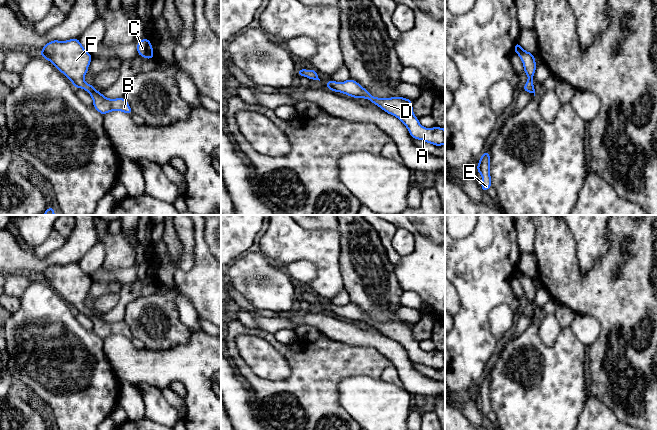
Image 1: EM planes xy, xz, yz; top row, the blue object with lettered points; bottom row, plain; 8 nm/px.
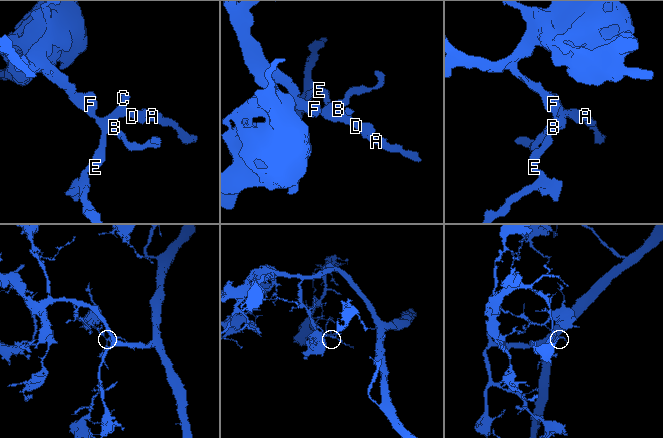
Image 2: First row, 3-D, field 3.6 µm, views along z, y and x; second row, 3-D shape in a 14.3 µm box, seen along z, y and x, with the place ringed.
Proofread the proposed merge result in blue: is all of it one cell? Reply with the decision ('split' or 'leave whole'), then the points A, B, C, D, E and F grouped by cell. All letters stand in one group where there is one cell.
leave whole | A B C D E F

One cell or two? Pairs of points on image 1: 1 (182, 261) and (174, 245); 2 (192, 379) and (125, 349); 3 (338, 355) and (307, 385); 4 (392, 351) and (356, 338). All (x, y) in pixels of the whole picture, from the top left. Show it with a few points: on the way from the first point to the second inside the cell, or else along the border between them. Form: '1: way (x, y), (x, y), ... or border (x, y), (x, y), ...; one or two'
1: border (162, 240), (169, 255), (176, 260); two
2: way (175, 366), (144, 366), (142, 364); one
3: way (330, 362), (315, 377); one
4: way (383, 344), (374, 338), (365, 338); one

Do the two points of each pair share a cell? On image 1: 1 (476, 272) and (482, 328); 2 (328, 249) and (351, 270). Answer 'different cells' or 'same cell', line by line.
1: same cell
2: different cells

